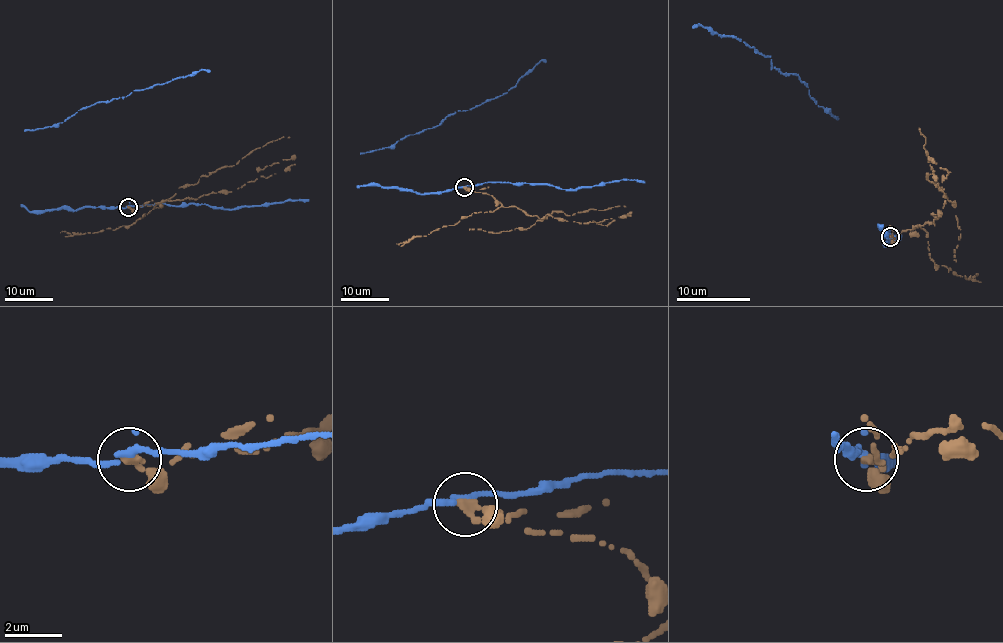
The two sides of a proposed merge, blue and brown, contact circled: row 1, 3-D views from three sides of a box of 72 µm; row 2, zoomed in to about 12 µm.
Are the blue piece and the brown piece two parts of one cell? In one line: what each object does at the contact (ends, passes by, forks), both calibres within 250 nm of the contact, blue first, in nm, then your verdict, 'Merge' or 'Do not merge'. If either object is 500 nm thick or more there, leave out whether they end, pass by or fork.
At the ring blue passes by. At the ring brown ends. Thickness 200 nm (blue) against 360 nm. Do not merge

